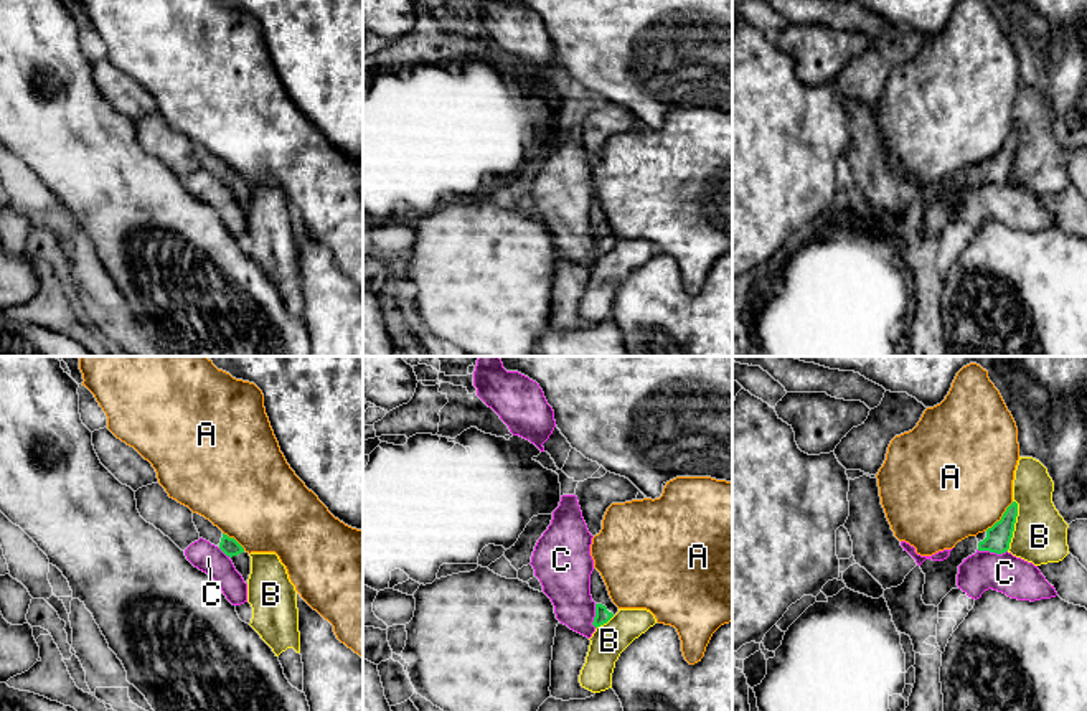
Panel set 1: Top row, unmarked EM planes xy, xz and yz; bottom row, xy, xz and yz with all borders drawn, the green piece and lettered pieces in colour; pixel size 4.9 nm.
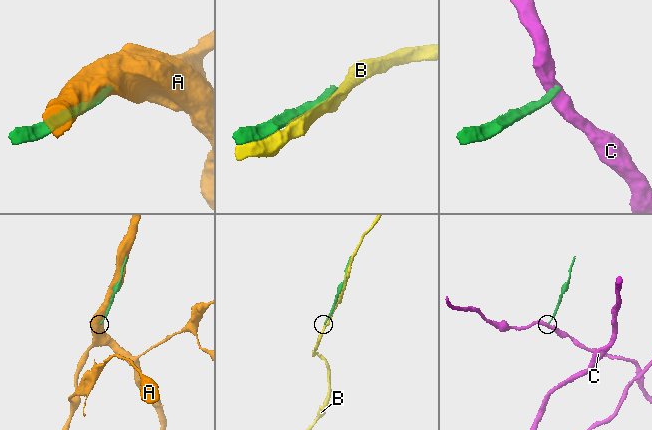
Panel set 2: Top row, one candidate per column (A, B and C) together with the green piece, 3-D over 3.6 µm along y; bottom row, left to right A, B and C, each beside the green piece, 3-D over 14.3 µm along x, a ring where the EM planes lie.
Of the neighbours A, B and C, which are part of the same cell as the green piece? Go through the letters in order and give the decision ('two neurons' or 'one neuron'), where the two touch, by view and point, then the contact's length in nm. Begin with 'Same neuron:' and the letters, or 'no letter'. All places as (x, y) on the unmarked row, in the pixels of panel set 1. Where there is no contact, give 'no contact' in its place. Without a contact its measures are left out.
Same neuron: no letter
A: two neurons; contact yz (1002, 149); length 200 nm
B: two neurons; contact yz (1013, 155); length 260 nm
C: two neurons; contact yz (992, 182); length 150 nm

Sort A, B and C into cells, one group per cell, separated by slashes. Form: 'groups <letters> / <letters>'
groups A / B / C

